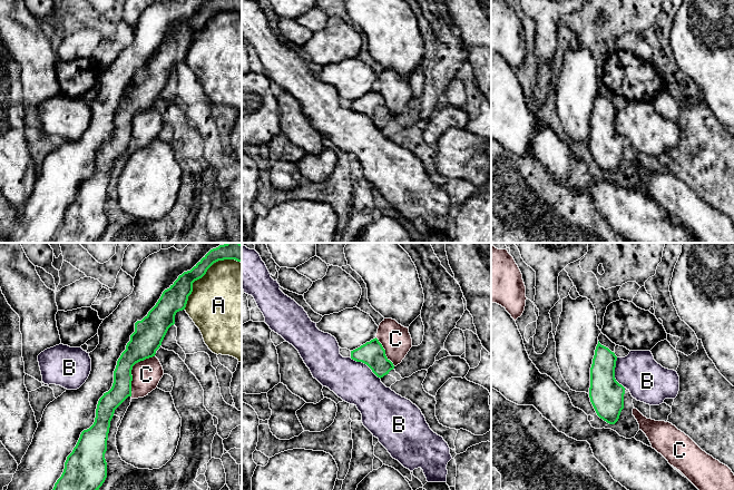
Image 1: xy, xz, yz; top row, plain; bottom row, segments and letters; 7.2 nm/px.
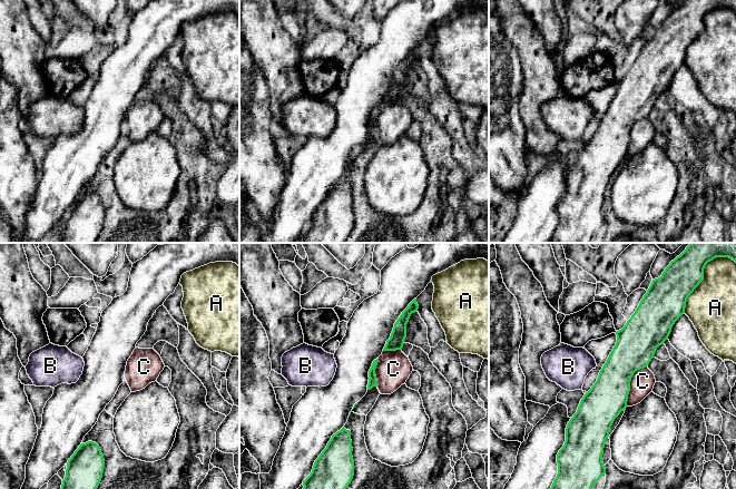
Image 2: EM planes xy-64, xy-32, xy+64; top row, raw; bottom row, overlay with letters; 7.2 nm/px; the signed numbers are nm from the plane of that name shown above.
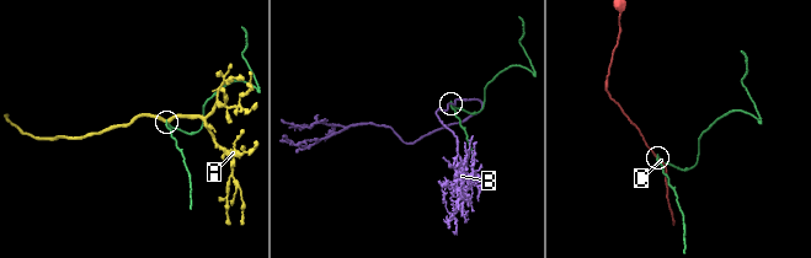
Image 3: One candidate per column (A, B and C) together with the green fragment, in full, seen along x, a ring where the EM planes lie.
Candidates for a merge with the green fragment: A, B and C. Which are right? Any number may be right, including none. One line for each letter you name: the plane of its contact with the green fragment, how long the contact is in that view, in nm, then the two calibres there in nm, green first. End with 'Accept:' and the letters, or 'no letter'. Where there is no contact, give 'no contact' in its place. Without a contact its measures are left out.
Accept: no letter

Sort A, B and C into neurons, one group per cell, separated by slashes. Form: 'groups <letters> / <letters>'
groups A / B / C

